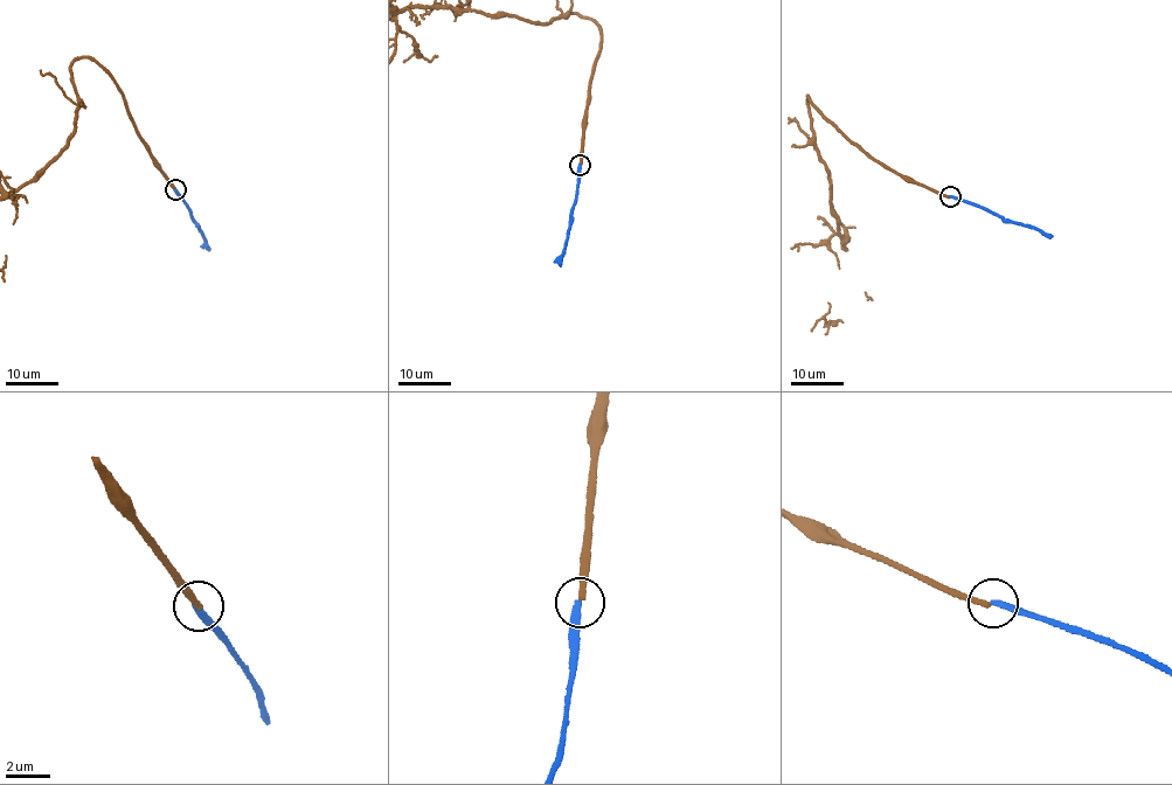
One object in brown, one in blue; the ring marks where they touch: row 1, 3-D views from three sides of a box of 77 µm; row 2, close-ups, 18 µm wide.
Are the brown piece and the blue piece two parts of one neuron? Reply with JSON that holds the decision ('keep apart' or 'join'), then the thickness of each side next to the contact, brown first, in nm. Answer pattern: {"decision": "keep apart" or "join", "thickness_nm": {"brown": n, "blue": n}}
{"decision": "keep apart", "thickness_nm": {"brown": 280, "blue": 300}}

